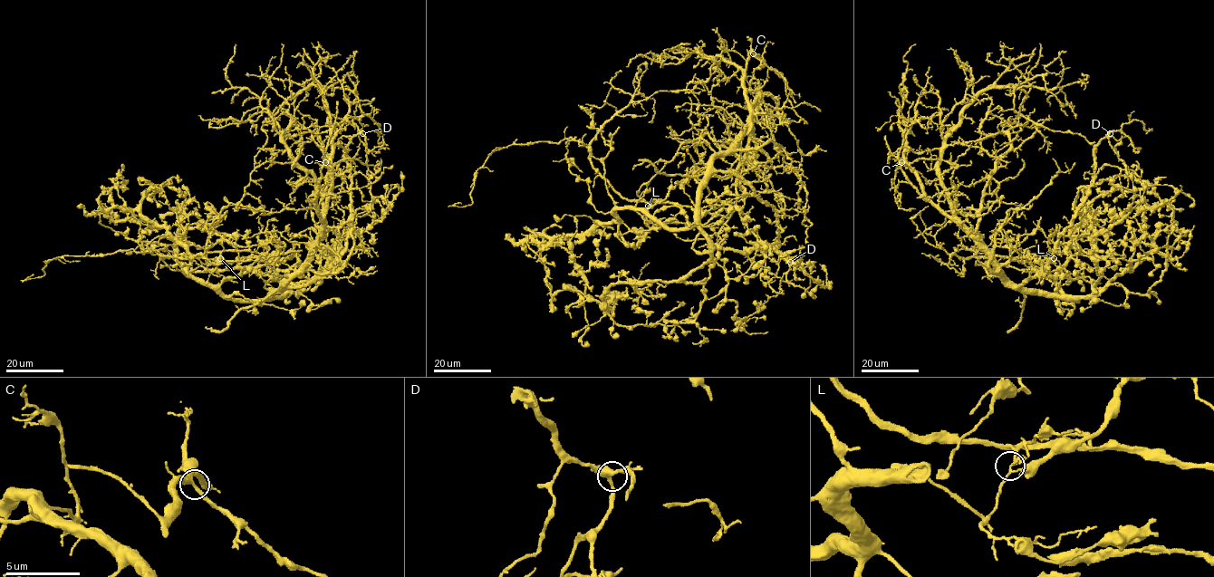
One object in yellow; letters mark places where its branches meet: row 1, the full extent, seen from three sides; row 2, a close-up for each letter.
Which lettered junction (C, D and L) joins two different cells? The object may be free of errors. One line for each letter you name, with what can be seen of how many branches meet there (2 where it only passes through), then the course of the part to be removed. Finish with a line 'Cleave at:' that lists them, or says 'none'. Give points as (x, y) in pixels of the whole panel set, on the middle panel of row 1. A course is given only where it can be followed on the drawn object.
L: 3 branches meet; foreign part runs (648, 206), (624, 198), (590, 150), (563, 139), (495, 150), (476, 171), (472, 203), (461, 204)
Cleave at: L

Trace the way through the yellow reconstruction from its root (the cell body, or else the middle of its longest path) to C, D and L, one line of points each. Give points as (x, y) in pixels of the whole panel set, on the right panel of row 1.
C: (1064, 299), (1039, 295), (1013, 283), (958, 224), (918, 191), (904, 176), (901, 162)
D: (1064, 299), (1027, 293), (1019, 287), (1049, 262), (1057, 239), (1070, 225), (1093, 183), (1096, 145), (1110, 133)
L: (1064, 299), (1076, 299), (1064, 295), (1061, 291), (1061, 285), (1069, 283), (1068, 273), (1054, 258)

